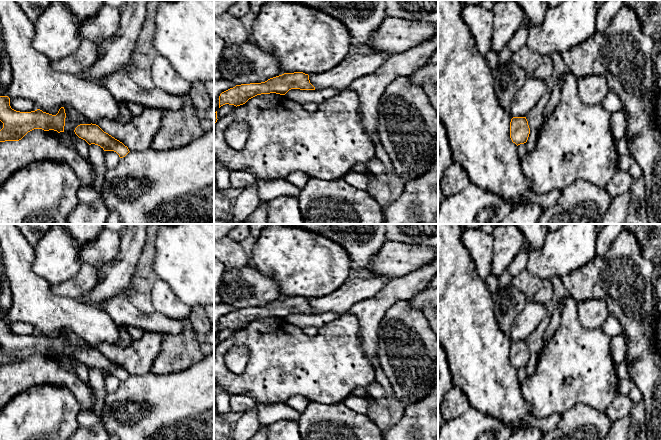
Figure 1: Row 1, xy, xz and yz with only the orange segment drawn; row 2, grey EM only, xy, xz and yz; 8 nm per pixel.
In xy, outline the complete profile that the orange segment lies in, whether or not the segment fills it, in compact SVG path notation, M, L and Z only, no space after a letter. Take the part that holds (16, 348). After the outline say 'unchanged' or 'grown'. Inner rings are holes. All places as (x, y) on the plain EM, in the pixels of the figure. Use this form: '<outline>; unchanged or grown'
M0 320L0 345L3 347L3 352L0 354L0 366L19 365L34 353L64 356L65 342L64 331L61 331L56 339L40 333L20 336L11 332L8 320Z; unchanged

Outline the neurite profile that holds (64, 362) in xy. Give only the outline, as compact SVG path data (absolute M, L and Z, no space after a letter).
M60 356L60 357L58 357L58 361L59 361L59 364L60 364L61 368L63 368L63 369L65 369L67 371L75 373L74 368L70 364L69 359L67 357Z

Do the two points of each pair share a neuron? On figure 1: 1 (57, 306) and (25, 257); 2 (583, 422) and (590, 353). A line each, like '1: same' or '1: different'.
1: same
2: different

